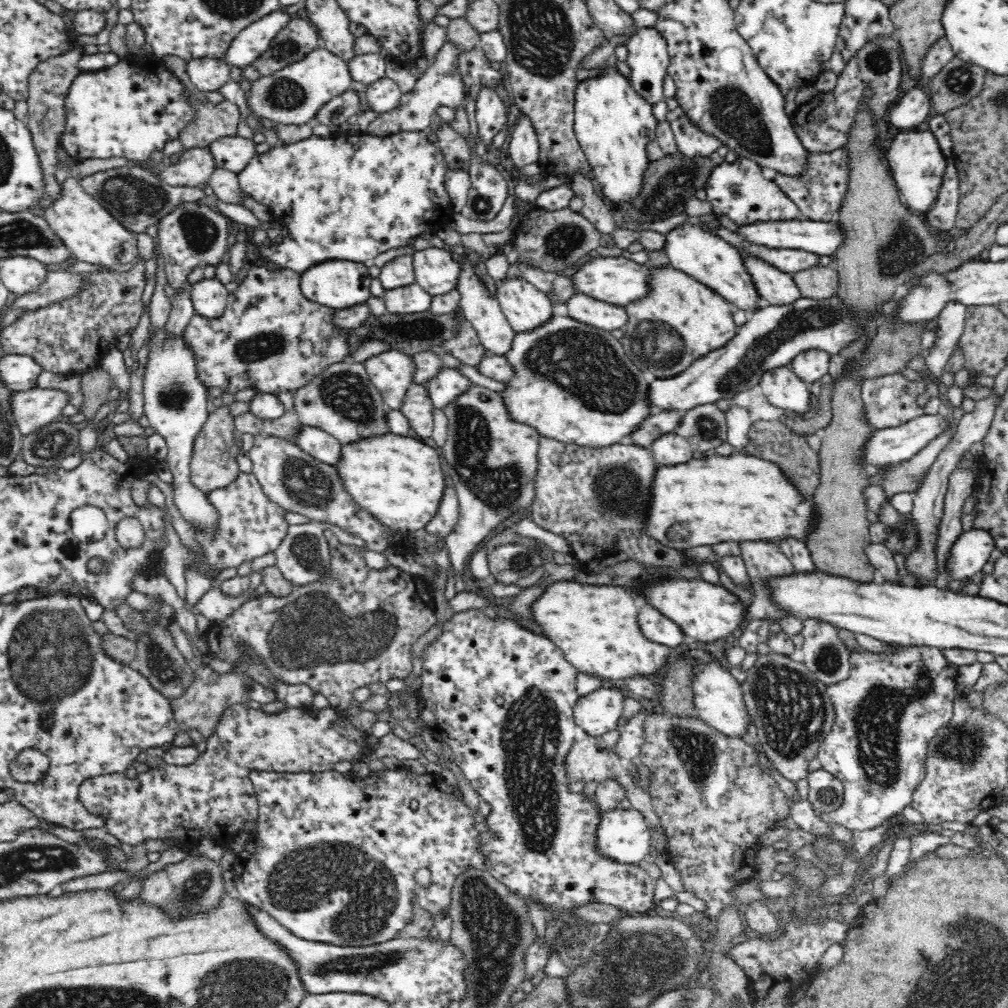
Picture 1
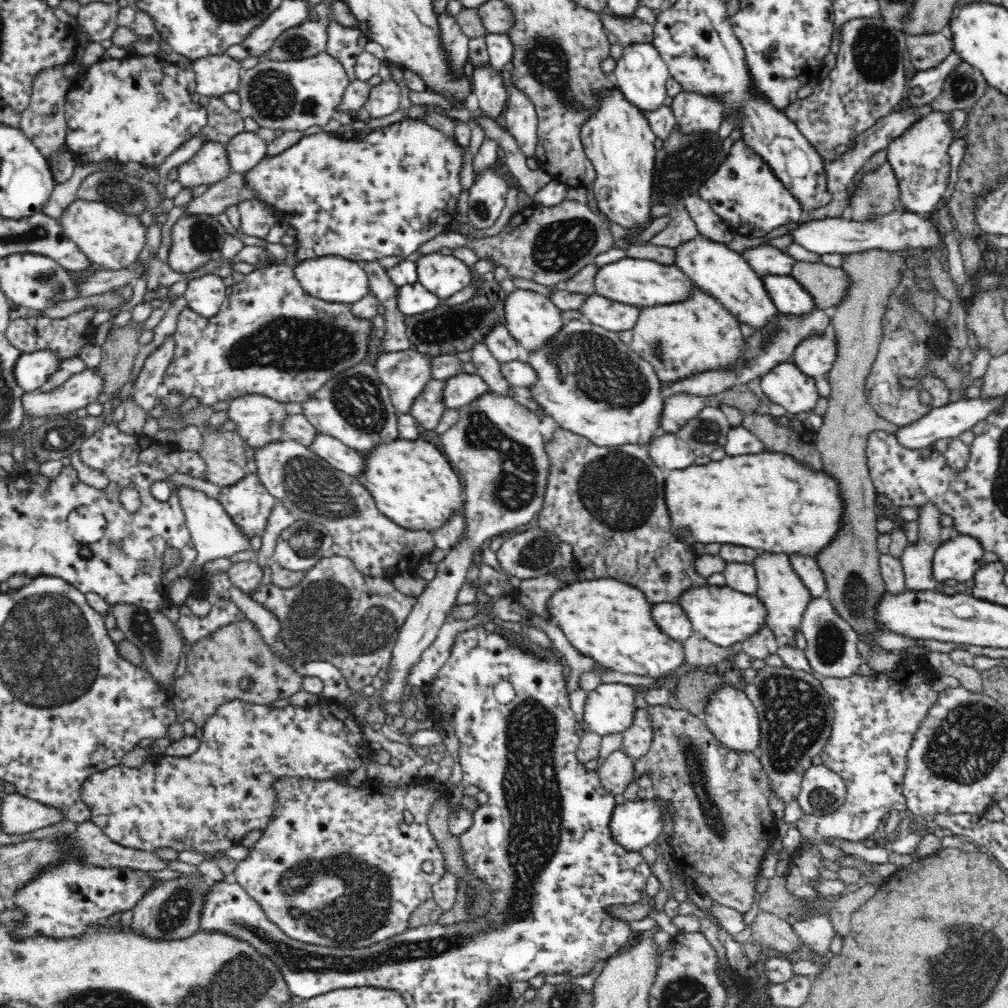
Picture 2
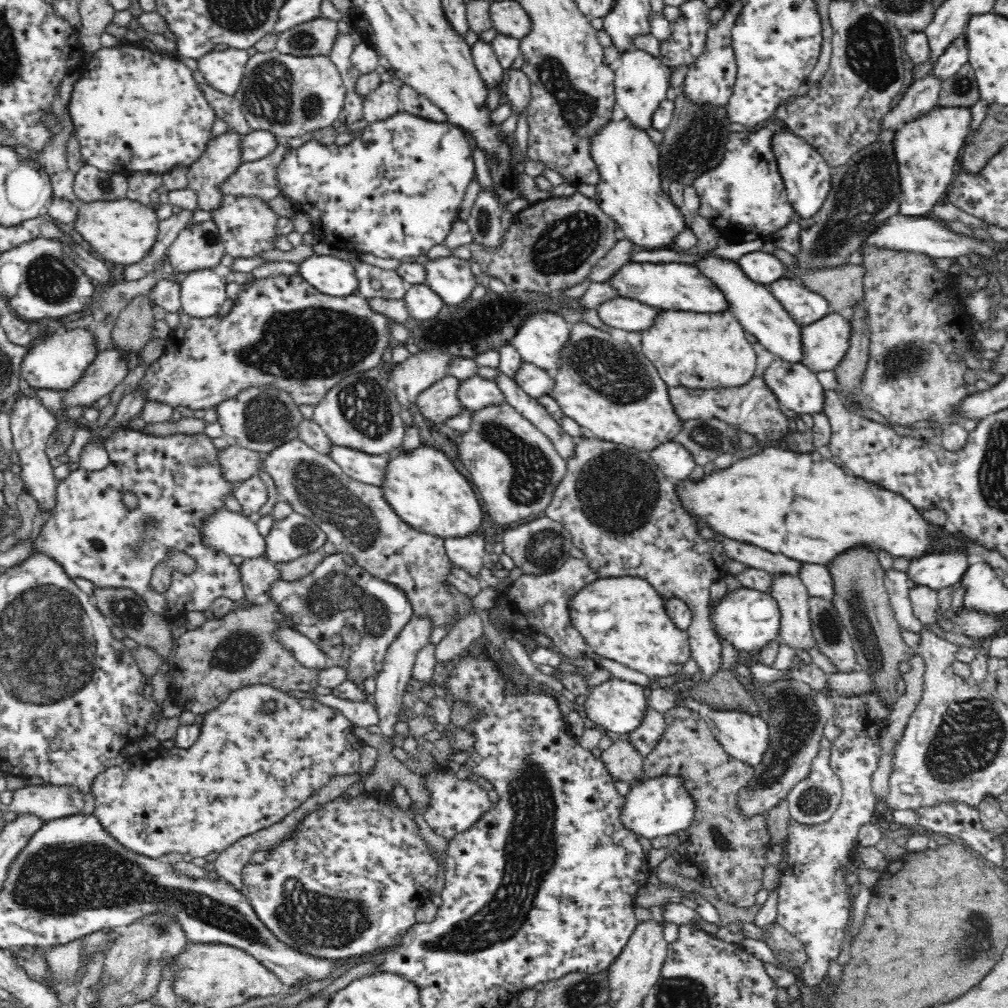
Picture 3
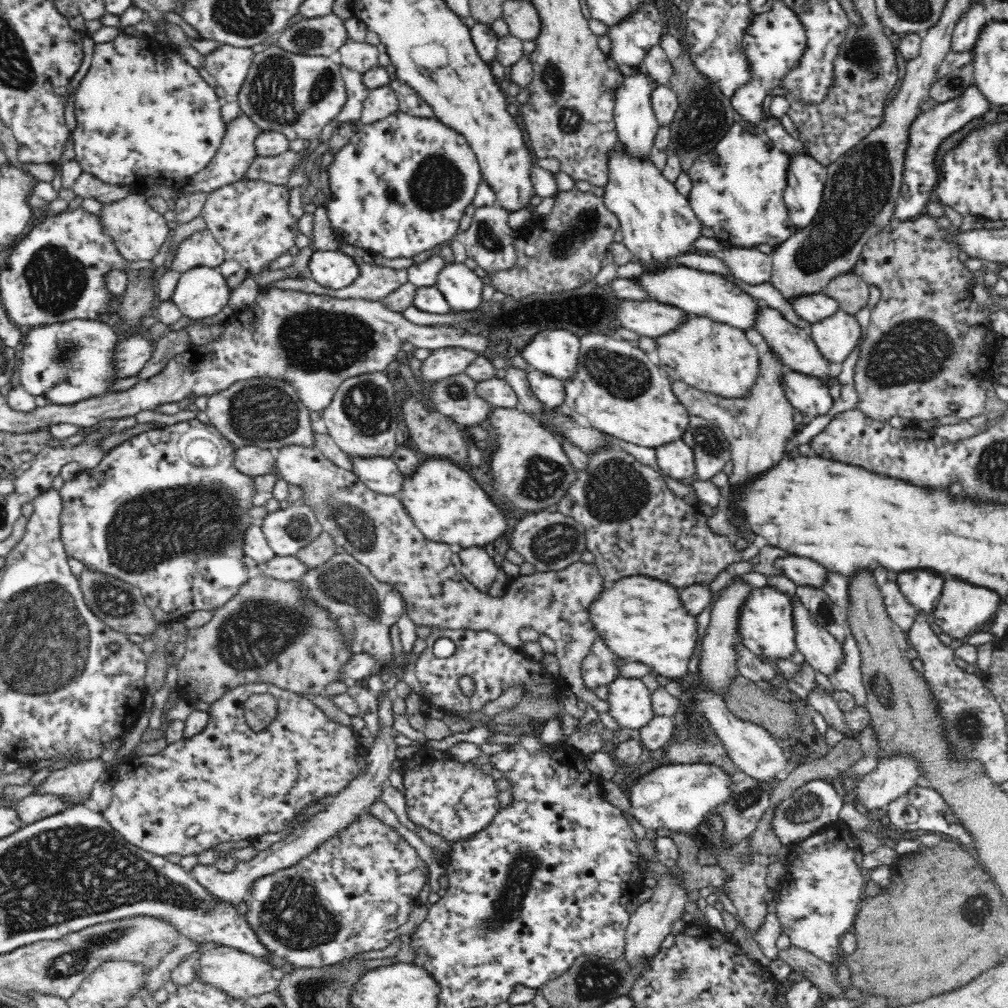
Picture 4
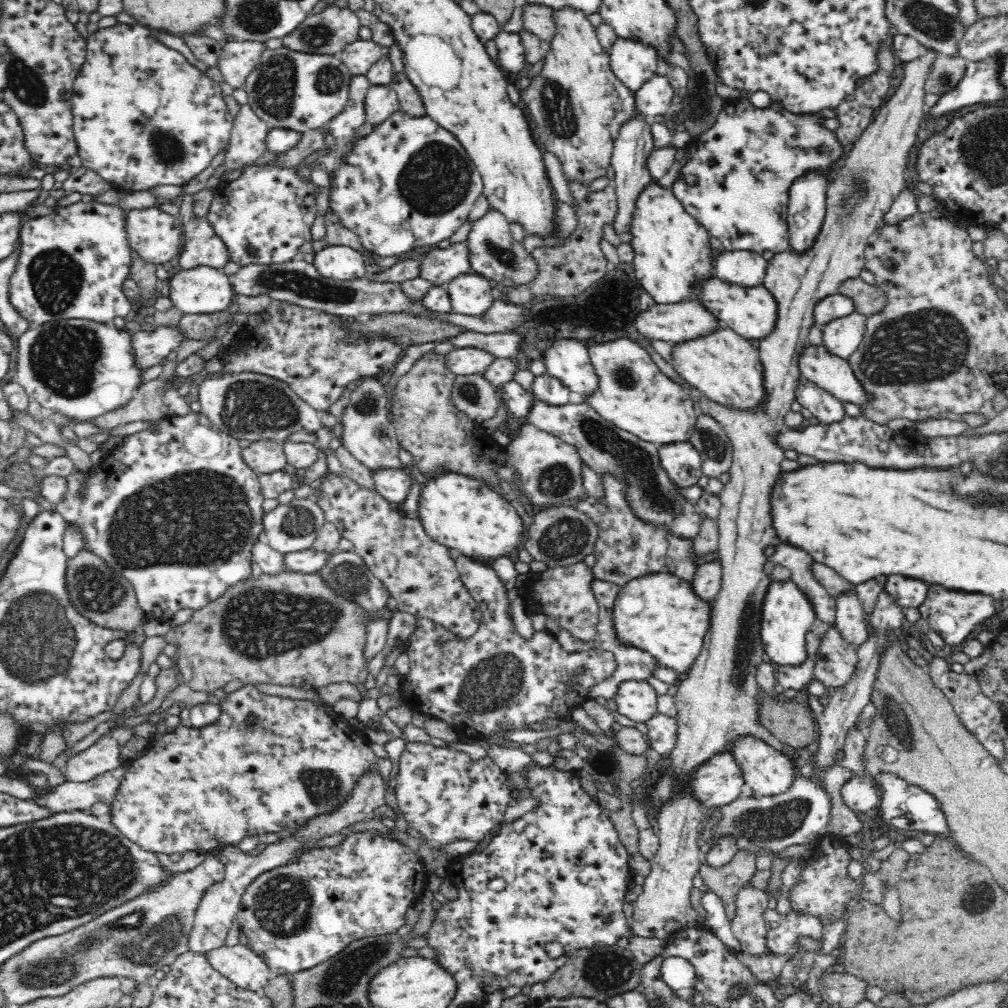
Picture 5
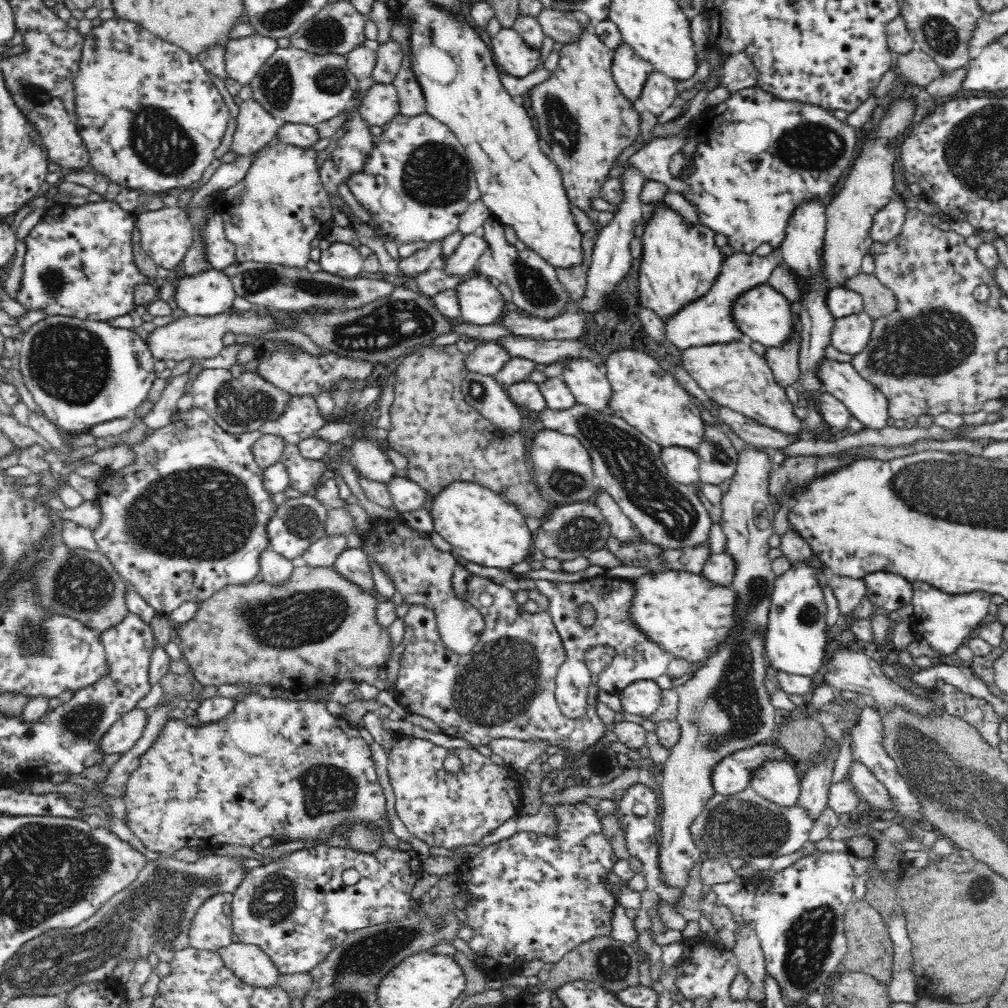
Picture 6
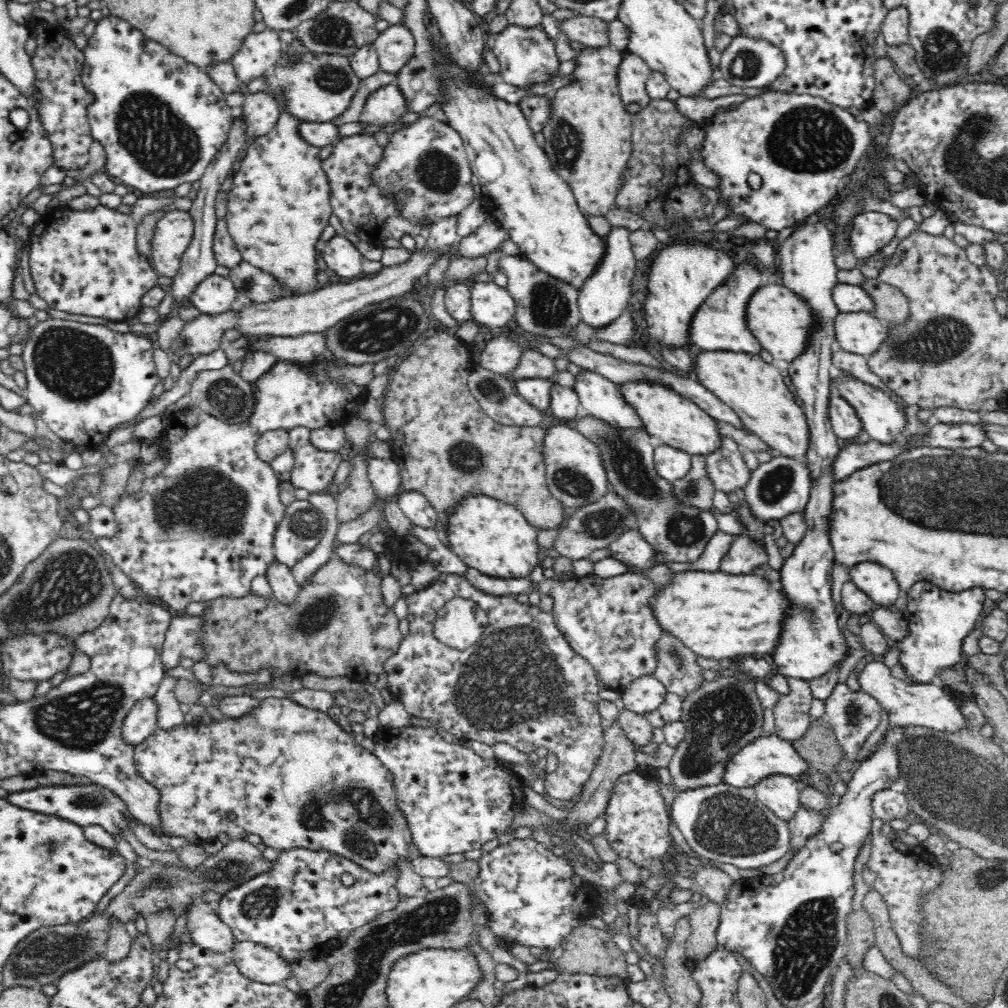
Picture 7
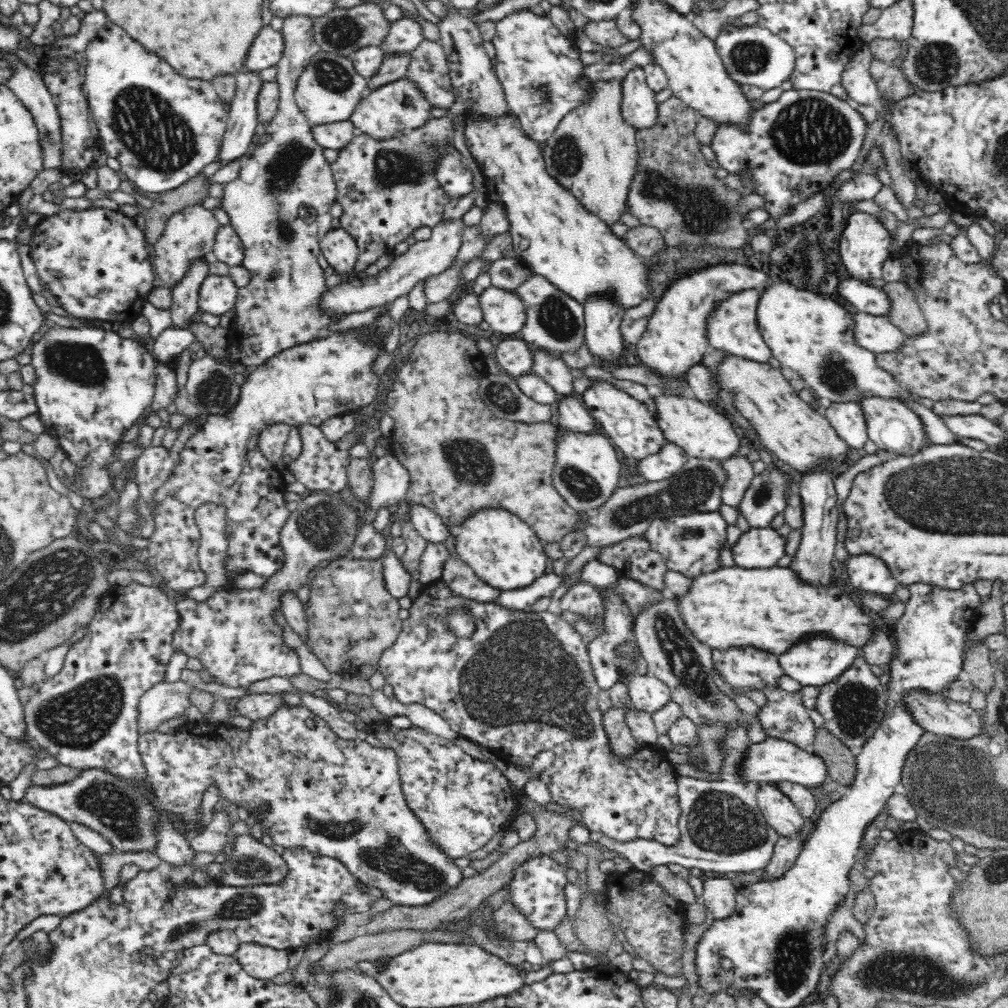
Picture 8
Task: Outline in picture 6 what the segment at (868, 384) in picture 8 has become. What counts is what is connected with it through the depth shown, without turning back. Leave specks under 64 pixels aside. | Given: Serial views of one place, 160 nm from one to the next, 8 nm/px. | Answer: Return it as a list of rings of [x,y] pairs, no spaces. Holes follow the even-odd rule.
[[[770,284],[758,285],[753,290],[742,294],[741,298],[734,304],[734,321],[750,341],[760,342],[770,349],[782,349],[794,337],[798,331],[798,314],[795,306],[791,305],[789,299],[781,291],[775,290]]]

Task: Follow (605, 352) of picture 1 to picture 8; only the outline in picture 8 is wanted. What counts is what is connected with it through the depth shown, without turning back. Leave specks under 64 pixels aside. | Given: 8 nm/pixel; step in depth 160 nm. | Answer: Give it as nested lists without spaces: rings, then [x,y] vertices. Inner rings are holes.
[[[660,394],[654,398],[658,425],[669,443],[680,446],[689,457],[725,461],[738,453],[743,435],[728,414],[716,412],[709,403],[696,397],[686,398],[678,394]]]

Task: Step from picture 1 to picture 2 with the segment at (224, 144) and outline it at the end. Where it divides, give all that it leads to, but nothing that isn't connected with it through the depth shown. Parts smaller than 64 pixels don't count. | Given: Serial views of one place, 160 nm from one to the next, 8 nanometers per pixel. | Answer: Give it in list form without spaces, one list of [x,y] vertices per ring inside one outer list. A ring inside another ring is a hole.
[[[242,131],[226,143],[232,172],[248,173],[267,158],[268,144],[260,132]]]

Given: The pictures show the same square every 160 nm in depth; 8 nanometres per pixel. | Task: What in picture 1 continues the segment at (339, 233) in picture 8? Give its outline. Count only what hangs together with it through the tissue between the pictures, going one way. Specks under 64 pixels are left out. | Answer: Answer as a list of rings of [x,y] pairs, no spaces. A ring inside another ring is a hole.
[[[338,259],[329,260],[311,266],[301,273],[301,292],[305,298],[318,302],[322,306],[336,310],[346,309],[367,302],[371,297],[370,281],[372,279],[368,264]]]

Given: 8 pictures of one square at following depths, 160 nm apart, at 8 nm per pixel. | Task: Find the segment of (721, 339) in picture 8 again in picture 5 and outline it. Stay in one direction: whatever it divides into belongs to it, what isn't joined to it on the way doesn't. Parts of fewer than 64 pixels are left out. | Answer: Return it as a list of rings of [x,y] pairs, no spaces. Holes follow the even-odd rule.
[[[721,250],[713,262],[713,276],[727,285],[750,287],[762,284],[767,261],[754,251]],[[693,299],[674,305],[653,305],[647,312],[636,316],[636,330],[651,340],[664,340],[681,345],[696,338],[708,337],[722,330],[723,322],[701,300]]]

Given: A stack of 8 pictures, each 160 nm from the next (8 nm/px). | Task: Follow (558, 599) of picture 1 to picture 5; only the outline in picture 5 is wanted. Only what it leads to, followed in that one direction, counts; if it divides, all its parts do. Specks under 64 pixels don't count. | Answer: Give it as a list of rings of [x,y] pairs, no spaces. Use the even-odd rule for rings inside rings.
[[[650,573],[628,581],[621,587],[614,602],[614,628],[623,642],[646,650],[657,658],[661,667],[670,668],[684,675],[694,665],[705,646],[709,634],[710,620],[713,616],[713,600],[705,599],[694,590],[689,579],[683,579],[672,573]]]

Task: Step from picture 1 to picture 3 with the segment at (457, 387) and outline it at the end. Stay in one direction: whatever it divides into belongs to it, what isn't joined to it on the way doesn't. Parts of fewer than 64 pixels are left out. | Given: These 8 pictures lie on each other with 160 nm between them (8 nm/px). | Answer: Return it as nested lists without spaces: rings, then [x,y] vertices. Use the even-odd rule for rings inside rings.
[[[479,375],[462,381],[458,388],[458,397],[470,411],[500,406],[507,402],[495,379],[486,379]]]

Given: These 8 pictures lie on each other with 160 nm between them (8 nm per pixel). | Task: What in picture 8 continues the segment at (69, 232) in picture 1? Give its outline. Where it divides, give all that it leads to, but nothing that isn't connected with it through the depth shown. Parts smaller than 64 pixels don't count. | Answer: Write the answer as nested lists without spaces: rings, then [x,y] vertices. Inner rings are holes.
[[[200,204],[186,206],[170,216],[165,232],[153,244],[154,252],[149,257],[151,266],[156,276],[160,278],[161,284],[174,290],[174,286],[178,286],[182,282],[182,278],[186,278],[186,274],[193,268],[194,262],[206,261],[206,256],[214,250],[214,243],[221,228],[214,212]]]

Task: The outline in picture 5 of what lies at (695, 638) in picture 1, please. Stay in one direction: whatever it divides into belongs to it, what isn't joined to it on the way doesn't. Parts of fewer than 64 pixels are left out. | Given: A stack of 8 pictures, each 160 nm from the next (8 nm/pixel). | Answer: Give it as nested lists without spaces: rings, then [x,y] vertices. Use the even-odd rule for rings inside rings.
[[[792,579],[770,584],[767,590],[764,606],[762,606],[762,628],[761,639],[766,656],[770,662],[780,666],[800,667],[808,658],[806,648],[806,634],[814,629],[819,622],[814,603],[810,601],[809,595],[796,585]]]

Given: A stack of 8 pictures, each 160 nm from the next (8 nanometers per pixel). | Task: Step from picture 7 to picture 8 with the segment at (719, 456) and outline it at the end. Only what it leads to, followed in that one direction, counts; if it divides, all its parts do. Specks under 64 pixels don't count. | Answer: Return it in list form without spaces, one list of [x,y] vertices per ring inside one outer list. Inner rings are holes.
[[[734,454],[721,463],[728,471],[728,480],[722,486],[721,502],[738,508],[755,476],[751,462],[740,454]]]

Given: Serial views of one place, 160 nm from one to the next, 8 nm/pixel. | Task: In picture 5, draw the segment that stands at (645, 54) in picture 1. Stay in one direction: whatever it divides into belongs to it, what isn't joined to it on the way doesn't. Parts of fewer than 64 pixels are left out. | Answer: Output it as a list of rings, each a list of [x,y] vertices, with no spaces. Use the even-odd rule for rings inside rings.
[[[638,112],[638,117],[626,122],[614,142],[614,150],[611,157],[611,166],[614,169],[614,181],[611,183],[615,190],[616,212],[612,220],[612,228],[616,236],[622,236],[624,232],[630,233],[632,222],[636,216],[637,203],[642,192],[654,182],[646,169],[646,160],[650,156],[653,146],[653,135],[647,117]]]

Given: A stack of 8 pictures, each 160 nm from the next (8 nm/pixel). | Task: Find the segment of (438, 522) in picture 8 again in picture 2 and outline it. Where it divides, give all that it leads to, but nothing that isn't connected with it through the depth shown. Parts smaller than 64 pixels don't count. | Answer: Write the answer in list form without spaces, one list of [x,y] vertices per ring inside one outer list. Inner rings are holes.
[[[318,434],[316,441],[310,446],[311,450],[320,458],[328,461],[334,468],[352,477],[361,477],[366,468],[364,454],[350,449],[337,438],[326,434]]]

